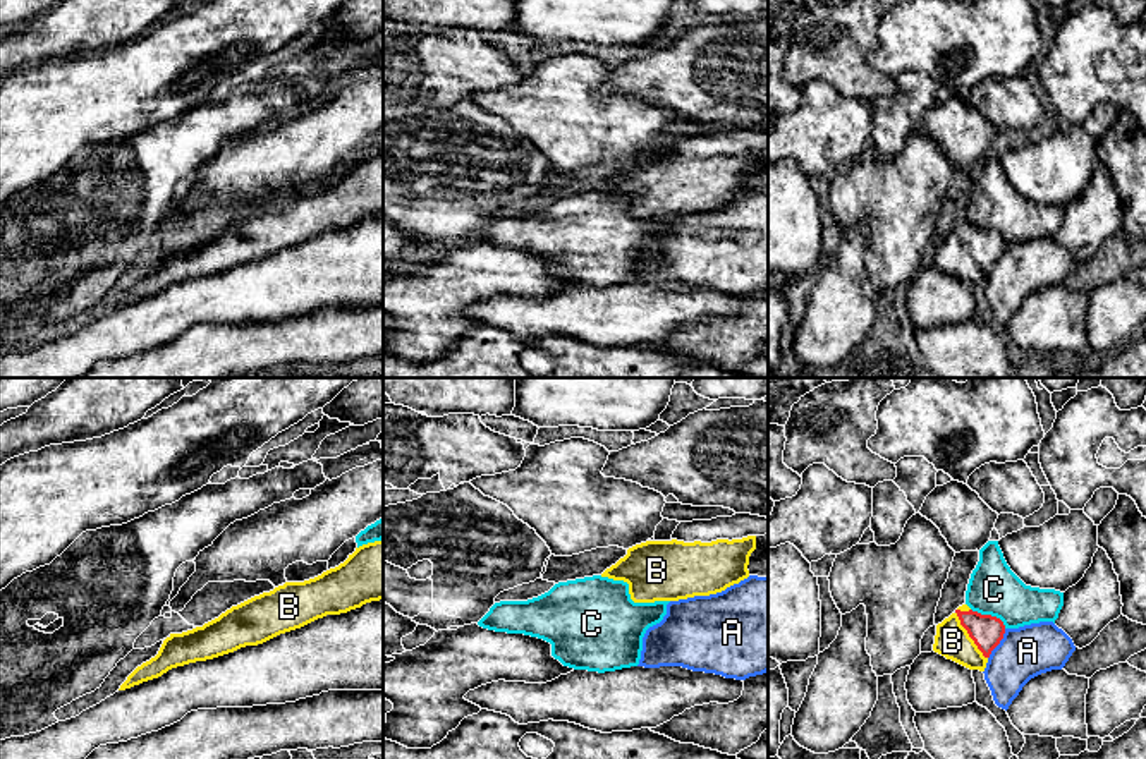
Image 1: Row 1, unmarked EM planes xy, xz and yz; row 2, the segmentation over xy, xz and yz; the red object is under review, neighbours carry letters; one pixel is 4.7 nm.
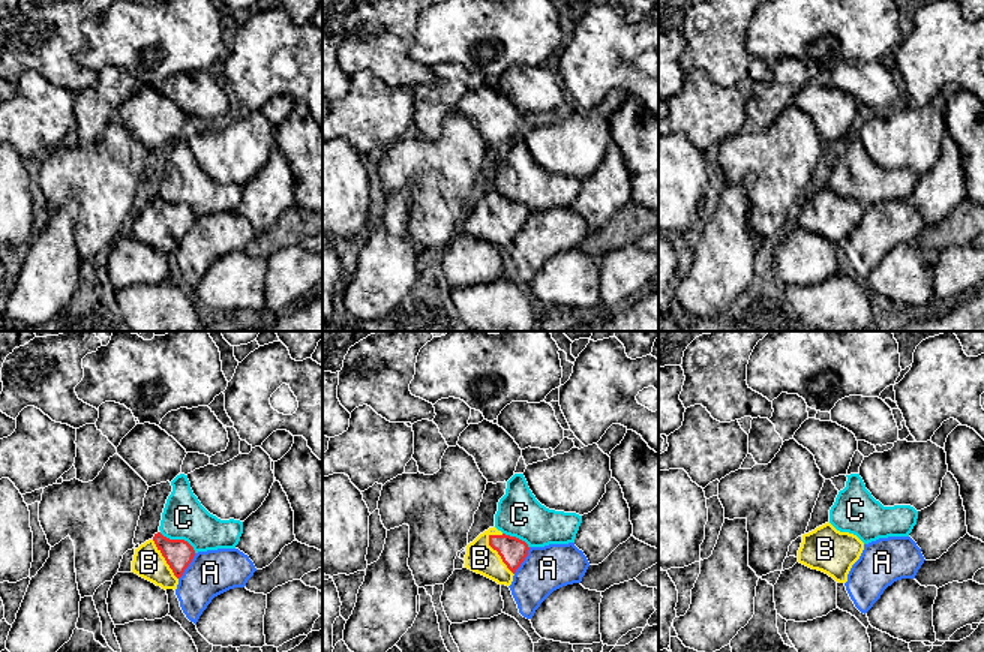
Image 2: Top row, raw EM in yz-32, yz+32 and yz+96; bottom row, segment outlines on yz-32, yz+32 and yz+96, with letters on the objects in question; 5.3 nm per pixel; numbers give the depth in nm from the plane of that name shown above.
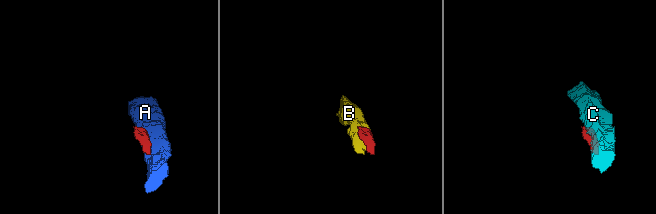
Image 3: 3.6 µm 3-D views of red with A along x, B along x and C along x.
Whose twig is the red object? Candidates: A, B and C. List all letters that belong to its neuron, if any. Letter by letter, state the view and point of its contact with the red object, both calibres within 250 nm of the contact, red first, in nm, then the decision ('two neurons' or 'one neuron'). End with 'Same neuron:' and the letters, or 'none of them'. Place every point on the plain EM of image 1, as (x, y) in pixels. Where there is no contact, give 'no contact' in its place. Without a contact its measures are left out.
A: contact yz (999, 258); calibres 150 and 240 nm; two neurons
B: contact yz (968, 248); calibres 150 and 160 nm; one neuron
C: contact yz (990, 230); calibres 150 and 240 nm; two neurons
Same neuron: B

